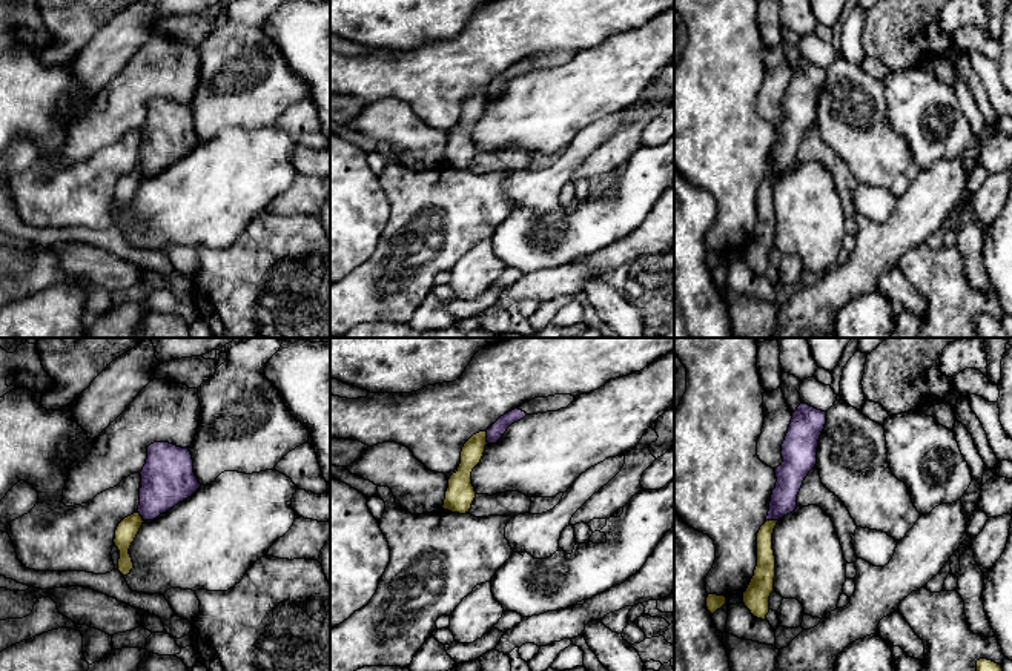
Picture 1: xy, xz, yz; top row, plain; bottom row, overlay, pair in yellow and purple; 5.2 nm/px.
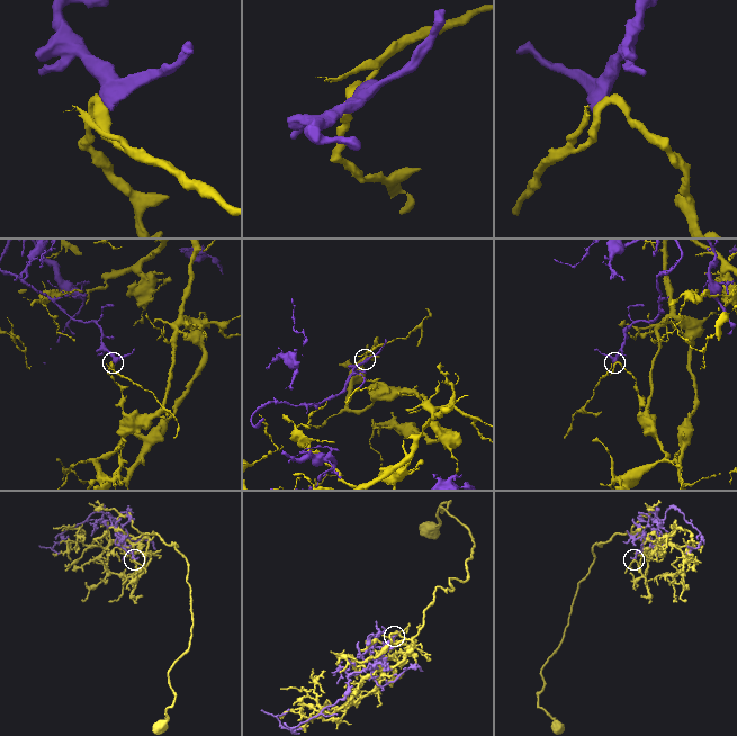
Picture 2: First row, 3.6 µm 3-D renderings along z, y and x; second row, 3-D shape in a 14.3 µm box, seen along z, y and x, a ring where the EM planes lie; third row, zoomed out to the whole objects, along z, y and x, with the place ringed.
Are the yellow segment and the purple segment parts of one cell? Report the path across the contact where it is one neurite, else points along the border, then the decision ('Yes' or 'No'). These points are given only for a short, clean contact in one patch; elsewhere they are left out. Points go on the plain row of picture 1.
Boundary: yz (779, 174), (767, 177). No

